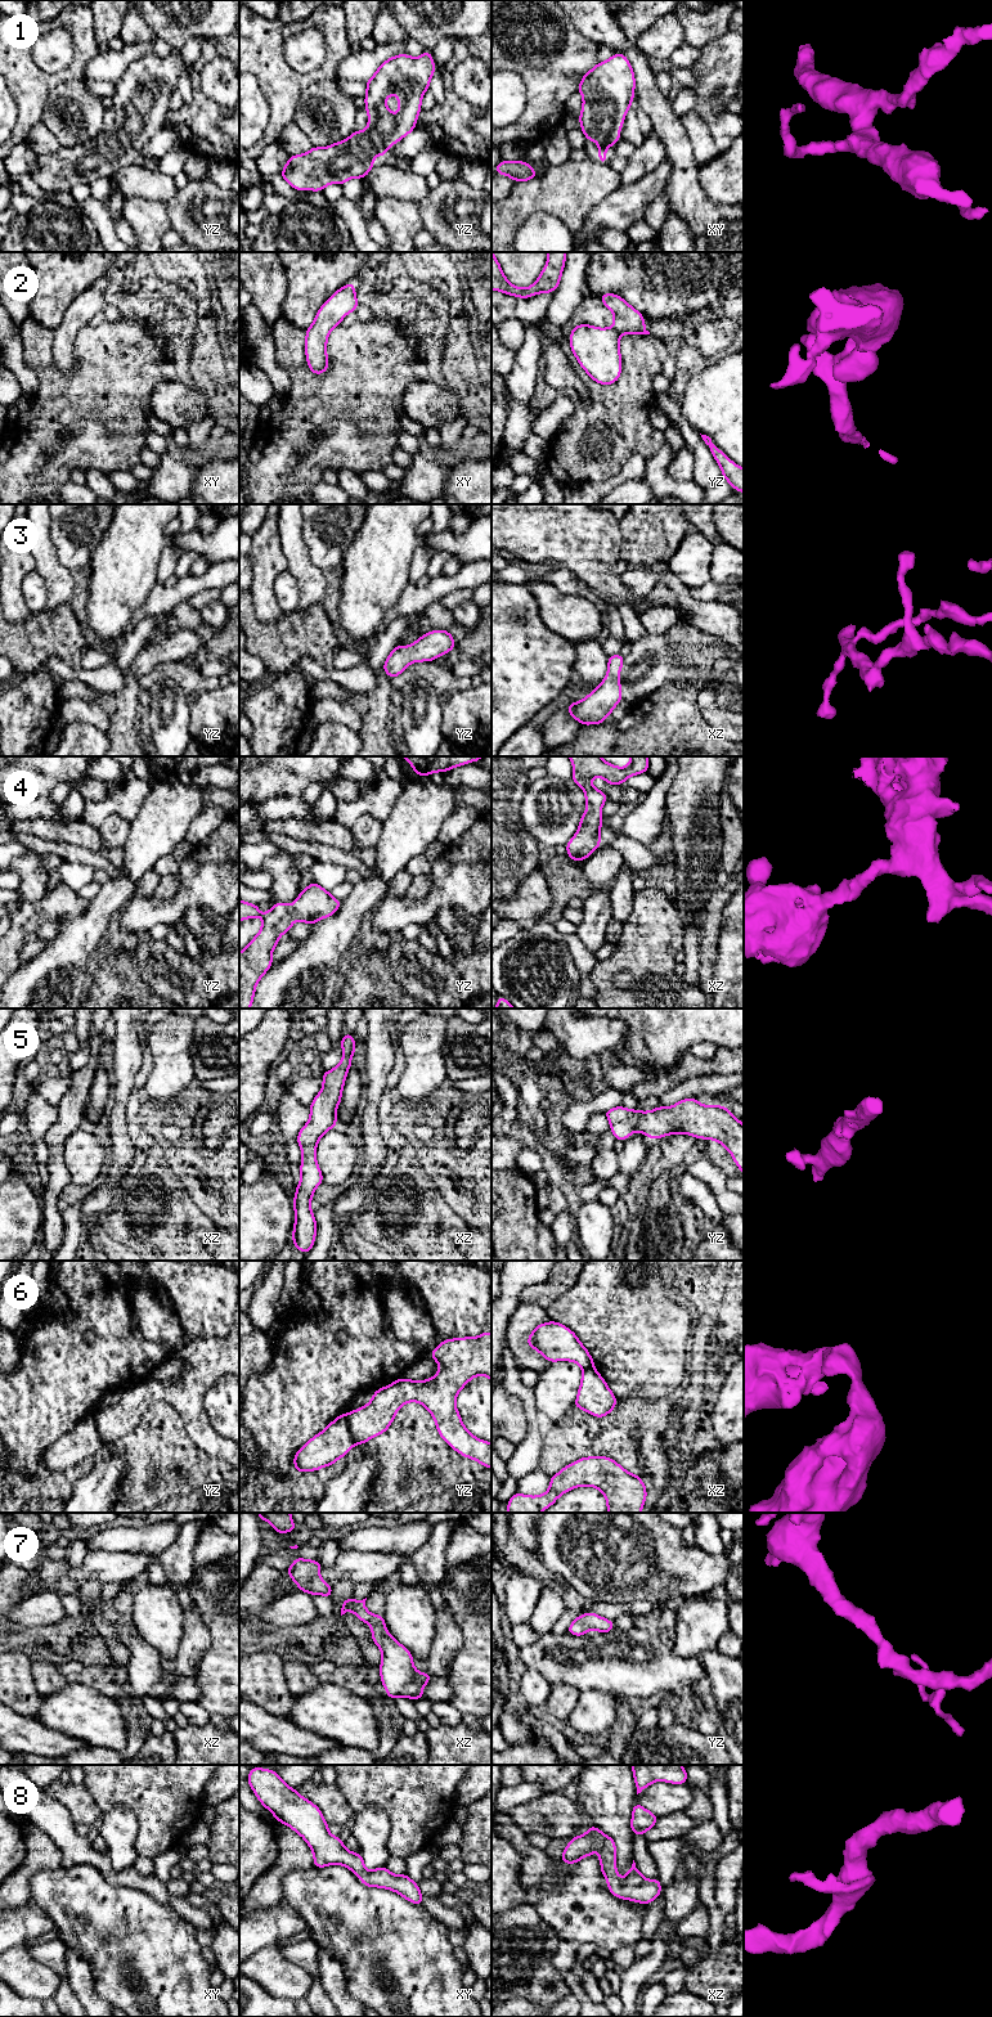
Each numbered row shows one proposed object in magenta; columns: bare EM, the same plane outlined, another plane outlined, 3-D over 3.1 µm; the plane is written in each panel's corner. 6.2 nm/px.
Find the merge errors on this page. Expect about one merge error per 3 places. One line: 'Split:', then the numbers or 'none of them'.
Split: 6

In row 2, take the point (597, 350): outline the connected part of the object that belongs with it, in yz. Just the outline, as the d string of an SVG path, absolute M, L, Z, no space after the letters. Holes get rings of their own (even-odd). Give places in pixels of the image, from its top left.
M603 293L602 304L614 313L611 328L575 325L570 333L571 352L580 367L600 385L612 385L621 374L619 340L624 333L650 334L645 316L619 295Z

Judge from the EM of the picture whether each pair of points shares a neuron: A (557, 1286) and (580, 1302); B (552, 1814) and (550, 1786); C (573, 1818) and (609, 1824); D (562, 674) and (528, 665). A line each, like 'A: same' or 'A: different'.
A: different
B: different
C: different
D: same

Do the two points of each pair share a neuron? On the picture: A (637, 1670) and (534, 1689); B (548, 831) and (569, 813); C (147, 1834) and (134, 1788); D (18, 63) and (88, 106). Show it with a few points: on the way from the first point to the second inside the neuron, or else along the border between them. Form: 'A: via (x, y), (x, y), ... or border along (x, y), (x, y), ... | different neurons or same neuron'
A: border along (526, 1667), (537, 1670), (551, 1684) | different neurons
B: via (553, 826), (564, 816) | same neuron
C: via (147, 1823), (147, 1809), (138, 1800) | same neuron
D: border along (85, 79), (59, 82), (48, 97), (41, 113) | different neurons

